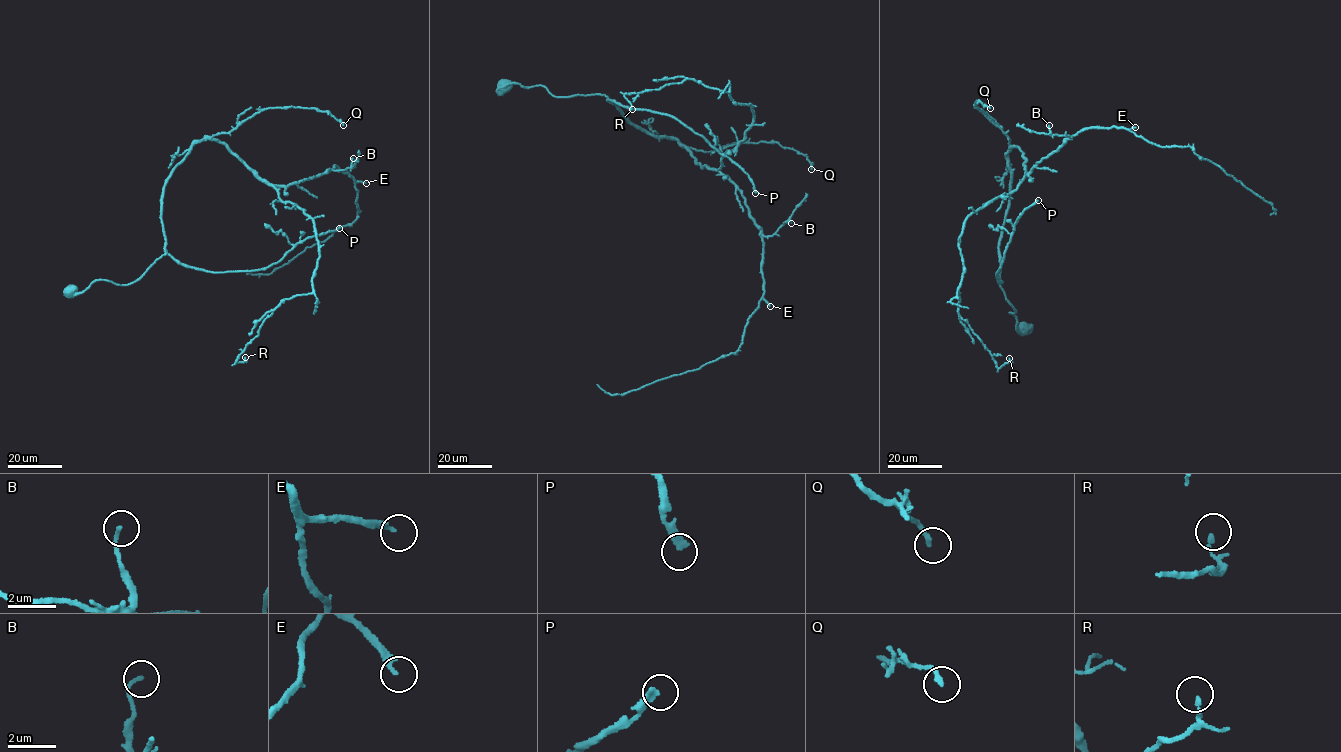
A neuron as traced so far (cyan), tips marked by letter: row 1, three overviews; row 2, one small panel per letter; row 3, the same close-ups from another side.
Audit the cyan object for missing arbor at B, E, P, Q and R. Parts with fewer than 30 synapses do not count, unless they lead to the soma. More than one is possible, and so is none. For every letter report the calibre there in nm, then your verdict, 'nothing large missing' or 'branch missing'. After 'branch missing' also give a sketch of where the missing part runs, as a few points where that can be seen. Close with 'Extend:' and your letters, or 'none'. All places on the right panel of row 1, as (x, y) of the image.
B: calibre 140 nm; nothing large missing
E: calibre 180 nm; branch missing; course (1135, 127), (1141, 133), (1136, 149), (1139, 149), (1134, 151)
P: calibre 280 nm; branch missing; course (1038, 200), (1054, 190), (1088, 199), (1145, 252), (1156, 246), (1151, 218), (1150, 232)
Q: calibre 200 nm; nothing large missing
R: calibre 140 nm; nothing large missing
Extend: E, P

